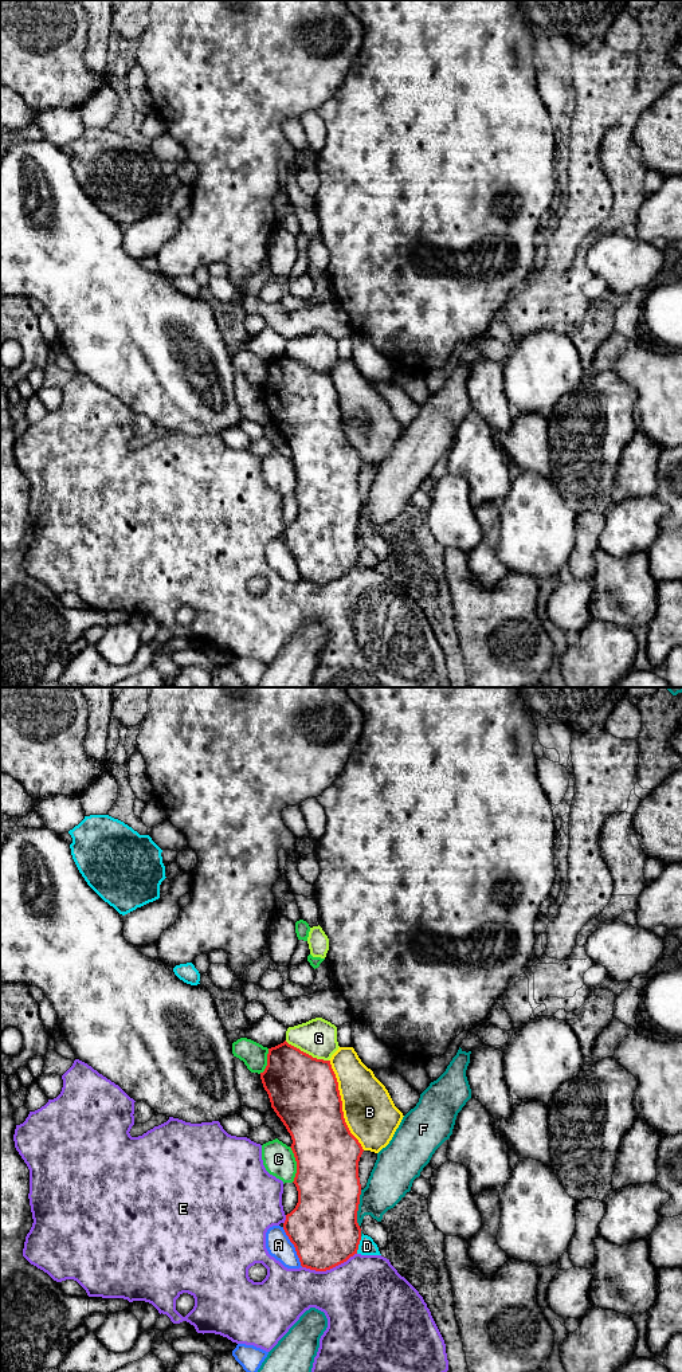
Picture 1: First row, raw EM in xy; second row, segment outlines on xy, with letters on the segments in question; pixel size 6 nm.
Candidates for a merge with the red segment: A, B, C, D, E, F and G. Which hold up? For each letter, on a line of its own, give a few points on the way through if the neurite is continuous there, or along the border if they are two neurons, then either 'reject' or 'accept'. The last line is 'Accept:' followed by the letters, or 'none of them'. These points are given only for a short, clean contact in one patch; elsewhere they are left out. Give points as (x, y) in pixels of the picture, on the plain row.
A: reject
B: reject
C: reject
D: reject
E: reject
F: reject
G: border along xy (285, 353), (313, 369), (328, 373); reject
Accept: none of them

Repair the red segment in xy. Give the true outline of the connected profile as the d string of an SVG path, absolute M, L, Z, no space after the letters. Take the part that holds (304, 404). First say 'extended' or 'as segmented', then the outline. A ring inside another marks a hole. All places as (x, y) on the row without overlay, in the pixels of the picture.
as segmented; M285 353L269 361L267 379L260 392L271 420L291 448L290 460L297 474L293 495L298 503L298 516L286 528L283 542L302 580L330 583L357 567L361 553L357 536L361 507L358 474L364 462L345 435L330 373L313 371Z

